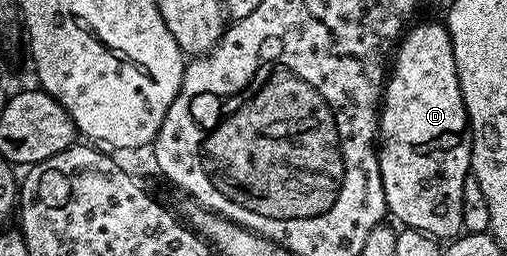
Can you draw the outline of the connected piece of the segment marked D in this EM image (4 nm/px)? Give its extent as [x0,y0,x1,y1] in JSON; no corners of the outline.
[377,21,471,239]

